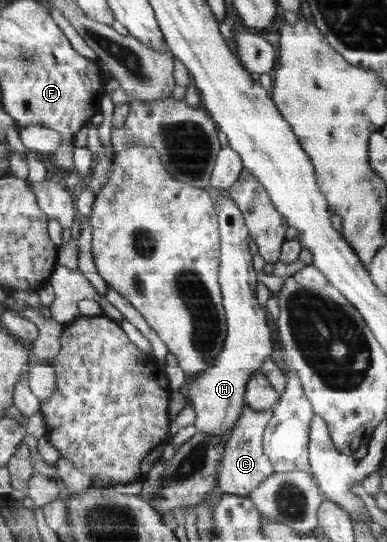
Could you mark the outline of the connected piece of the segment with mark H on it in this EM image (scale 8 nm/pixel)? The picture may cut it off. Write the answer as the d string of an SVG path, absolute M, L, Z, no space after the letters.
M216 188L209 189L215 200L219 227L221 230L221 268L219 271L223 291L227 325L229 332L221 355L214 360L213 366L203 371L188 385L191 406L196 413L194 425L198 432L217 438L228 437L242 415L246 401L246 390L251 375L261 369L267 357L274 353L272 329L268 325L266 309L260 307L256 295L256 272L250 253L250 232L245 217L230 195Z

